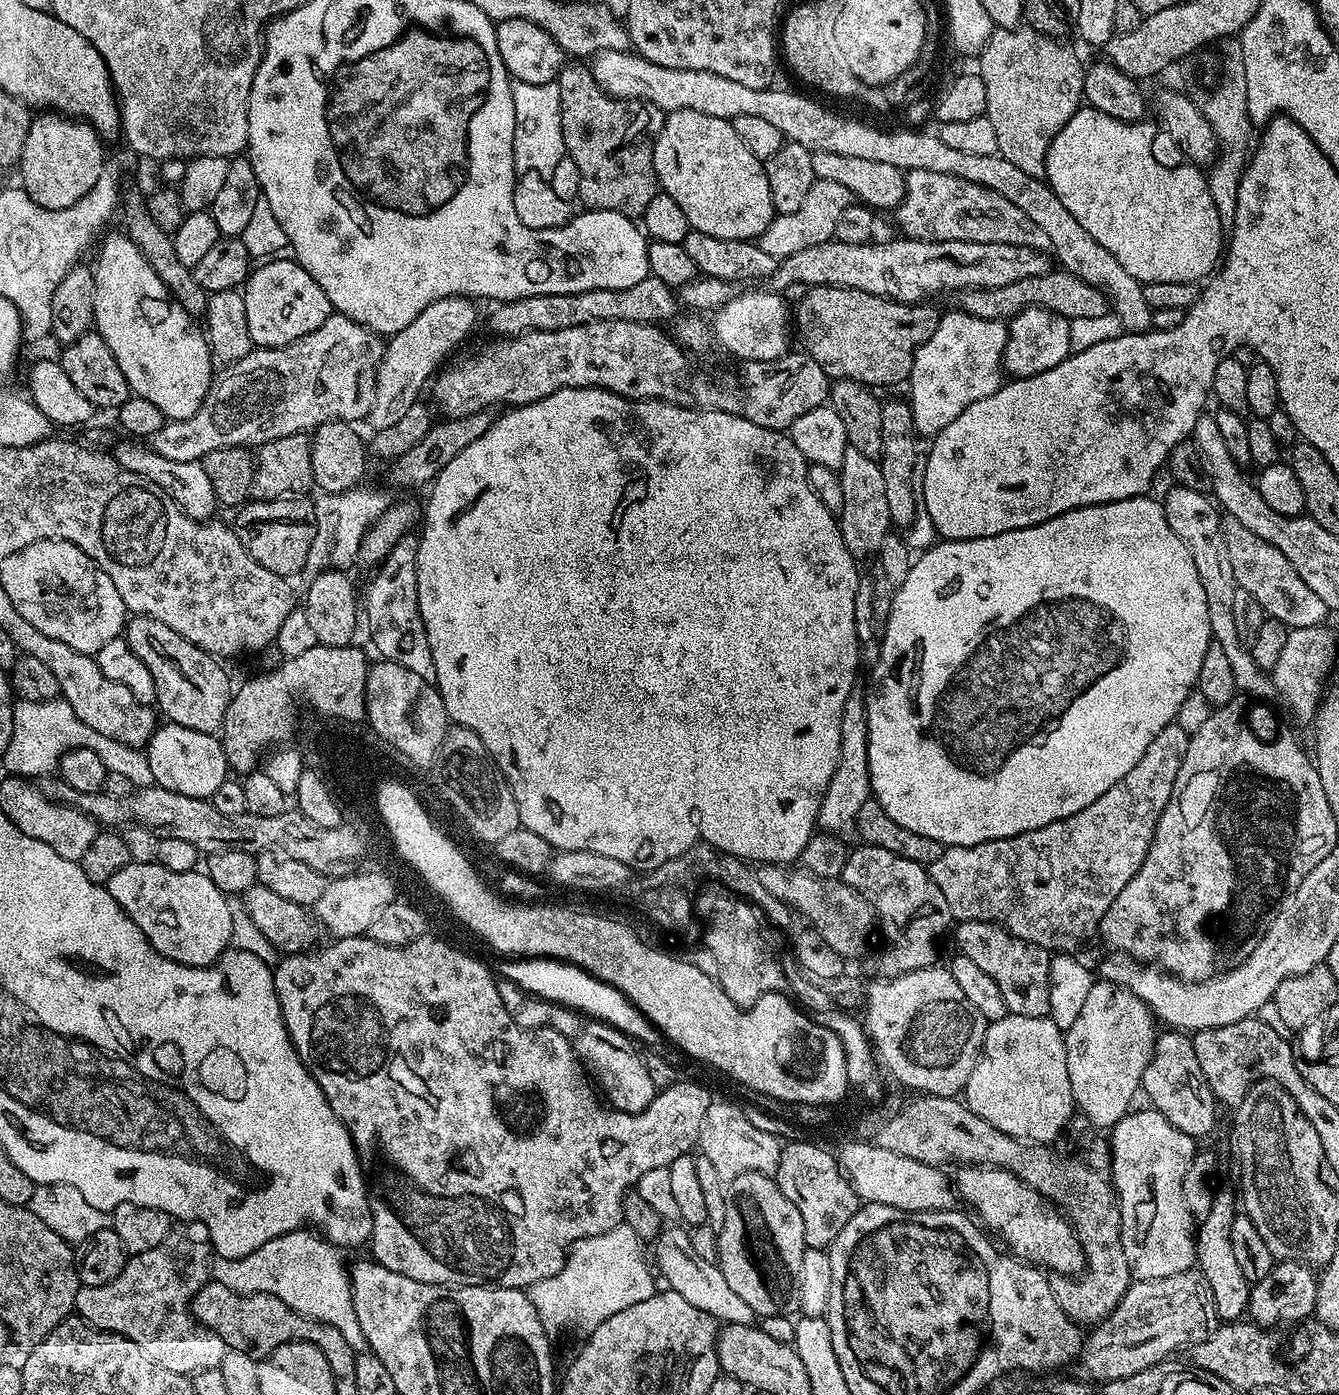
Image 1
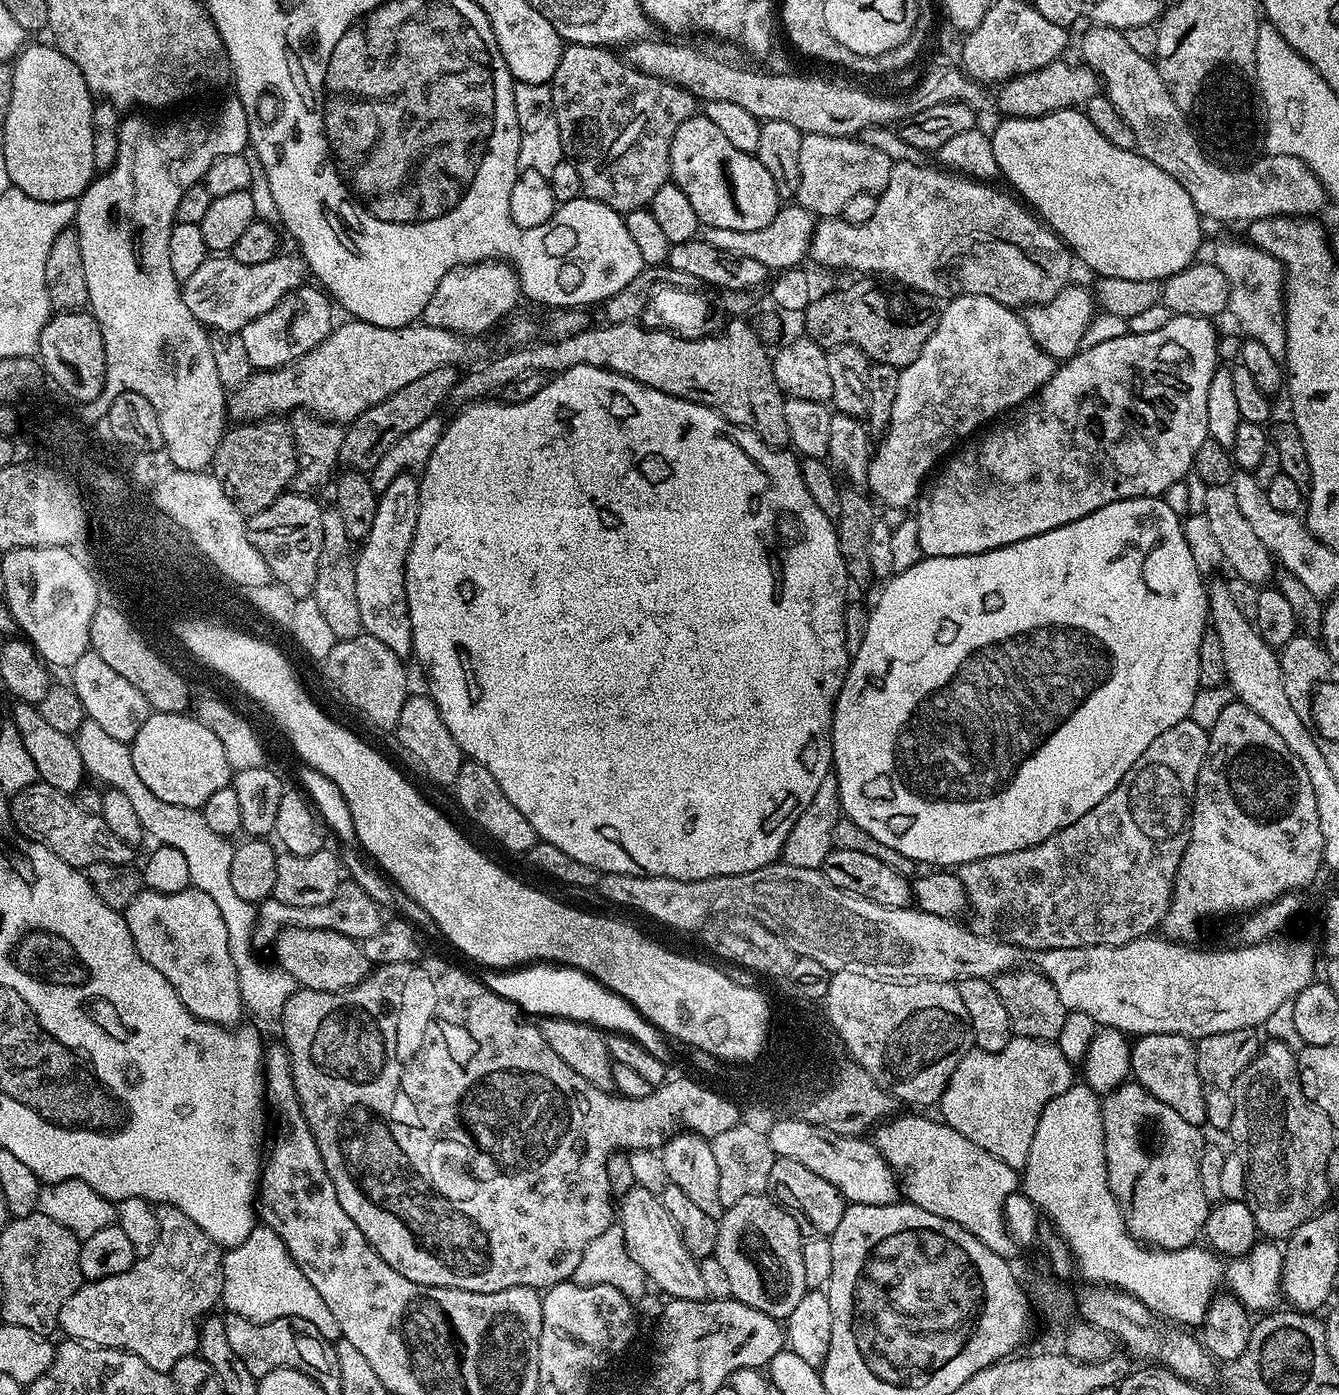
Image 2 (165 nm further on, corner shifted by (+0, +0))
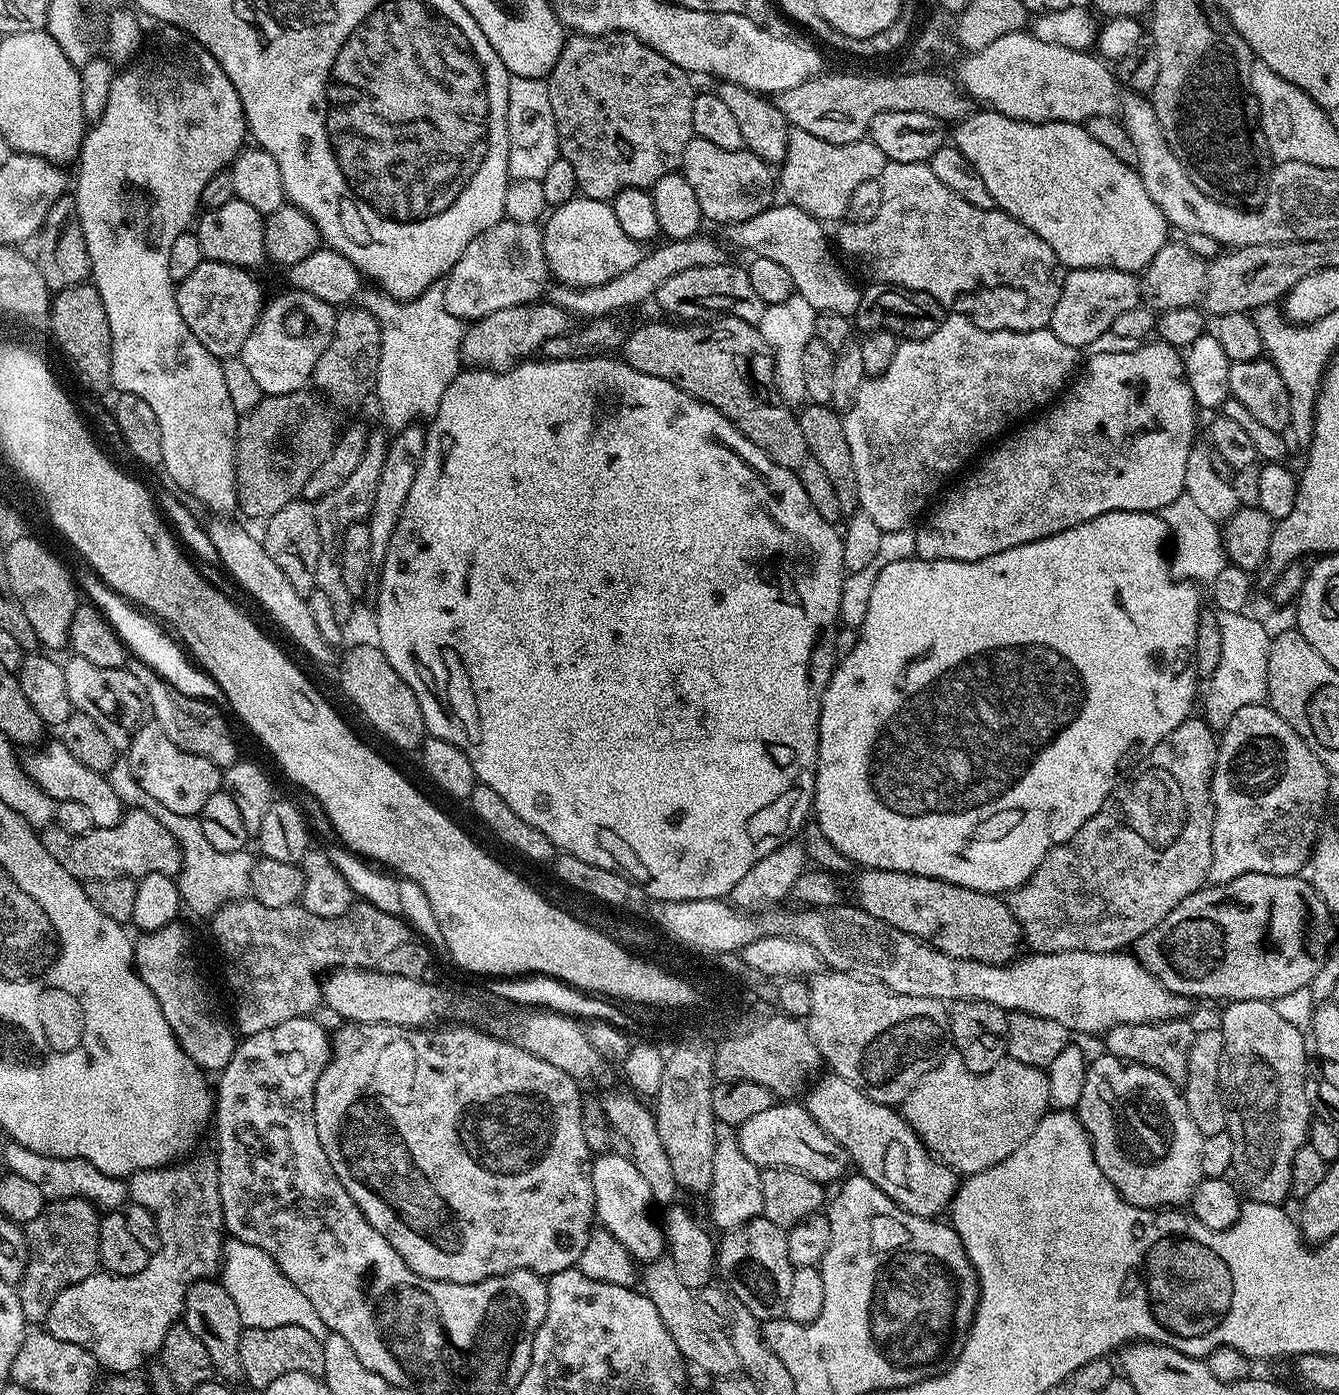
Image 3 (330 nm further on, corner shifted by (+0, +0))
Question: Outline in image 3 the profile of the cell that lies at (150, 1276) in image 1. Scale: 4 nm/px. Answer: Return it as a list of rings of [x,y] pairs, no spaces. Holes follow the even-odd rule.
[[[211,1159],[200,1160],[197,1164],[188,1163],[177,1162],[167,1168],[142,1170],[127,1177],[129,1201],[146,1206],[146,1210],[150,1210],[160,1225],[160,1249],[149,1255],[146,1267],[133,1276],[87,1276],[82,1282],[62,1290],[62,1294],[58,1294],[50,1306],[46,1331],[54,1338],[62,1338],[62,1342],[74,1342],[74,1346],[82,1346],[101,1369],[109,1368],[109,1373],[135,1373],[140,1363],[143,1365],[149,1358],[155,1357],[166,1334],[181,1319],[189,1286],[199,1280],[215,1277],[221,1267],[226,1233],[216,1165]]]

